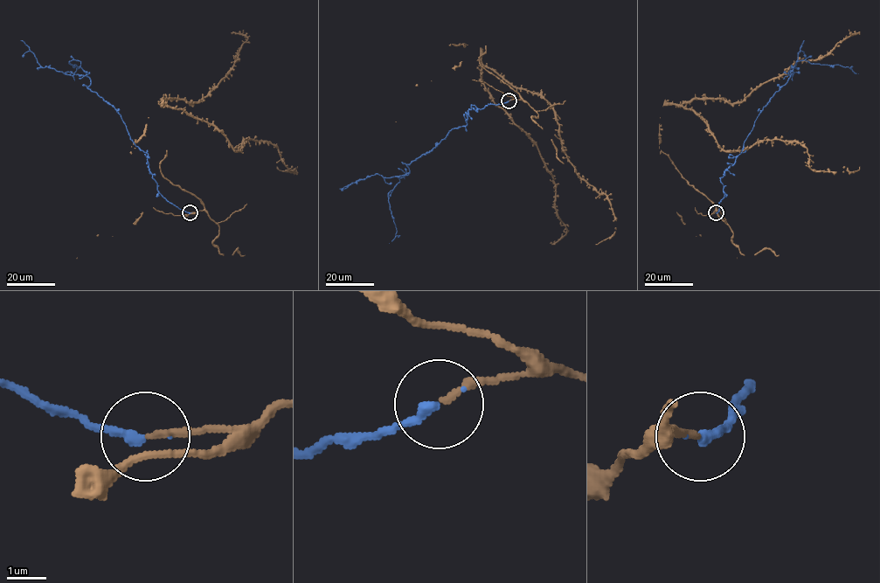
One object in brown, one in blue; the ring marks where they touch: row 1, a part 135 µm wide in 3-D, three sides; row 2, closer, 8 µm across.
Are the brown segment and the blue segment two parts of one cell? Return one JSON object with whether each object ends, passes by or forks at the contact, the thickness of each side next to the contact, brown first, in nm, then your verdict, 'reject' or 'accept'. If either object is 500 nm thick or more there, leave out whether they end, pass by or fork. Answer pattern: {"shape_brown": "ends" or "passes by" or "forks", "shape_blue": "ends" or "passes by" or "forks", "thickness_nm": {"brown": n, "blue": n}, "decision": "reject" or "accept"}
{"shape_brown": "ends", "shape_blue": "ends", "thickness_nm": {"brown": 160, "blue": 280}, "decision": "accept"}

